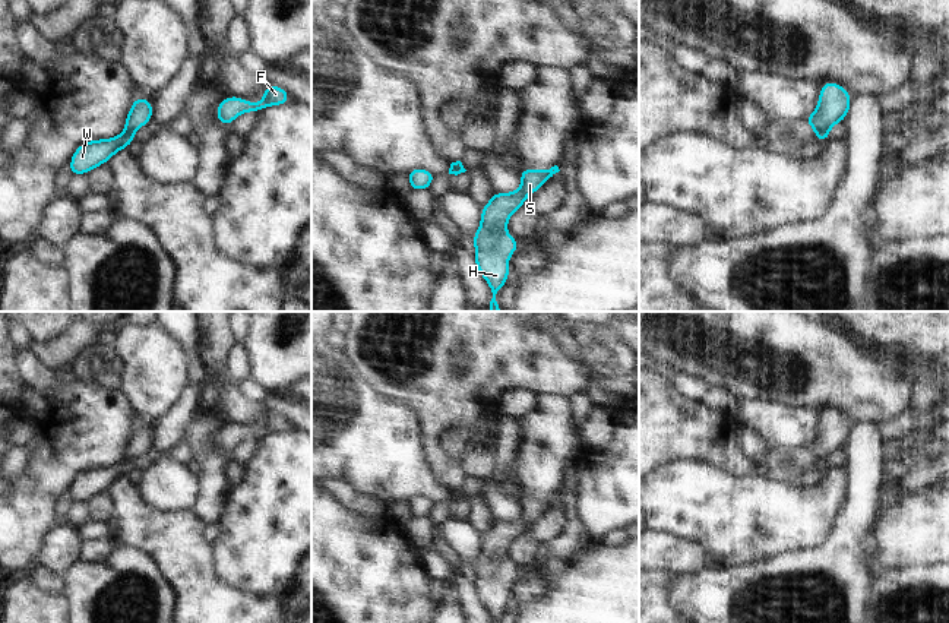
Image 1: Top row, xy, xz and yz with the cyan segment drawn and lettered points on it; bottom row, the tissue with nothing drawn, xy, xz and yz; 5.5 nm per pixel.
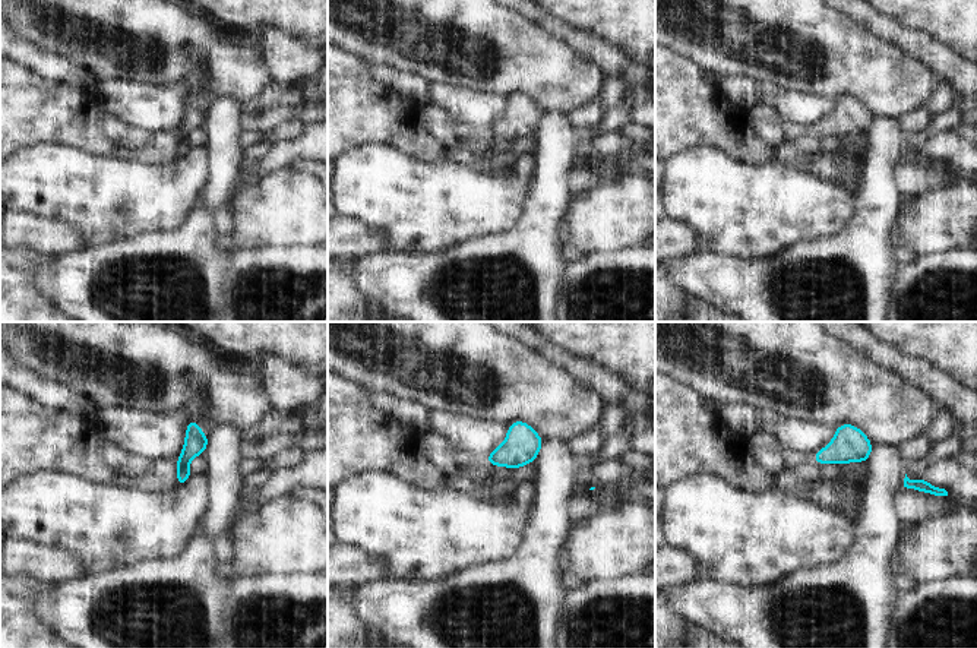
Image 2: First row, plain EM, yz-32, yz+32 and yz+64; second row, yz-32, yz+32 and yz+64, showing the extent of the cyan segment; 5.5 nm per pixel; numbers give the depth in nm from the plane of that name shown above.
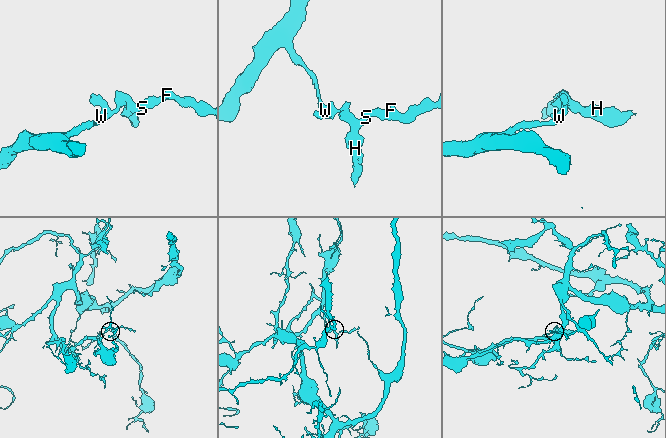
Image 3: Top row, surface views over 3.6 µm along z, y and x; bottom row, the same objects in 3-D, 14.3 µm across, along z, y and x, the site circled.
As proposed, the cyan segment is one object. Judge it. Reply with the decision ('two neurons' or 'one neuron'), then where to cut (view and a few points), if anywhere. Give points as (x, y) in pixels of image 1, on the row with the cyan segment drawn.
two neurons; cut in yz along (828, 130), (816, 132)

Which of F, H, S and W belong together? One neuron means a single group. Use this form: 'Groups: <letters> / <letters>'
Groups: F H S / W.

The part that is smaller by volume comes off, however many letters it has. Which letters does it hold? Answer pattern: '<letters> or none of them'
F, H, S

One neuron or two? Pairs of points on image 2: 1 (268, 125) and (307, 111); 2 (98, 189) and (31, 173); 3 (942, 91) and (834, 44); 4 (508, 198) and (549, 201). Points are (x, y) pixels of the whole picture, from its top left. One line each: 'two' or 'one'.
1: one
2: one
3: two
4: two

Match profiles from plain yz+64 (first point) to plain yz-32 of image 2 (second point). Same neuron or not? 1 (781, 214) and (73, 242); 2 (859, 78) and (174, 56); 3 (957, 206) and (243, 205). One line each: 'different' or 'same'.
1: different
2: same
3: same

